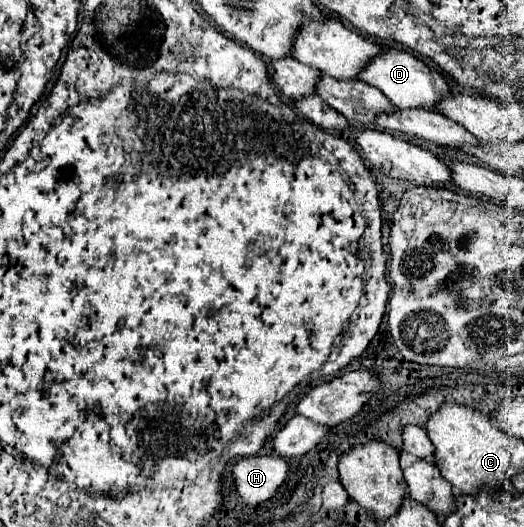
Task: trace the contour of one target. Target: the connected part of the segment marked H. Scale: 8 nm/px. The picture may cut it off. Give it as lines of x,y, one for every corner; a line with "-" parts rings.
278,456
240,458
232,468
238,500
244,504
260,504
268,500
284,482
286,470
286,462

